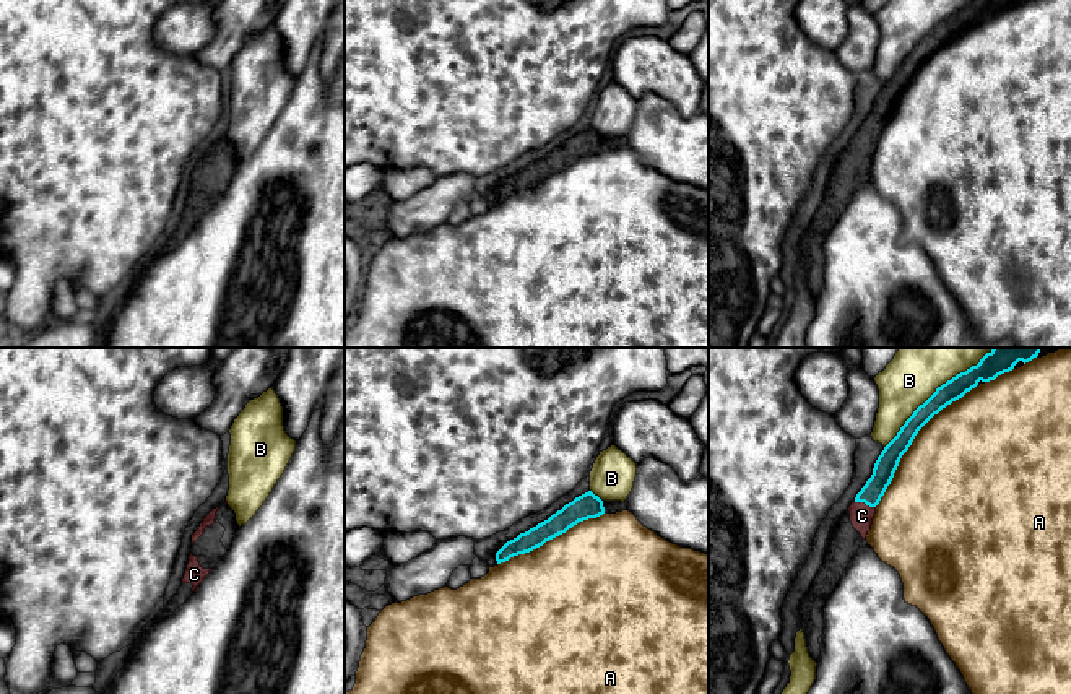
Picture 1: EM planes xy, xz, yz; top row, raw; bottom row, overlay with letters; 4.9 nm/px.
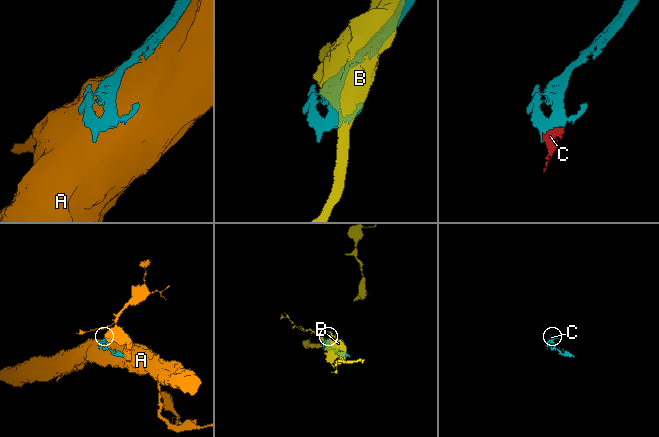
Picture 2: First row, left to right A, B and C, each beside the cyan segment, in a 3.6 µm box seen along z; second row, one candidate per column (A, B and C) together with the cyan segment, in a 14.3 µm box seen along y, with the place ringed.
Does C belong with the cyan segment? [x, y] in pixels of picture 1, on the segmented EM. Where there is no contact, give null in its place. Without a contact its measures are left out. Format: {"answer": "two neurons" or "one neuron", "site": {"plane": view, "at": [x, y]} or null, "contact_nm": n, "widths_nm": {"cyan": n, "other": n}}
{"answer": "one neuron", "site": {"plane": "yz", "at": [865, 503]}, "contact_nm": 110, "widths_nm": {"cyan": 110, "other": 120}}

